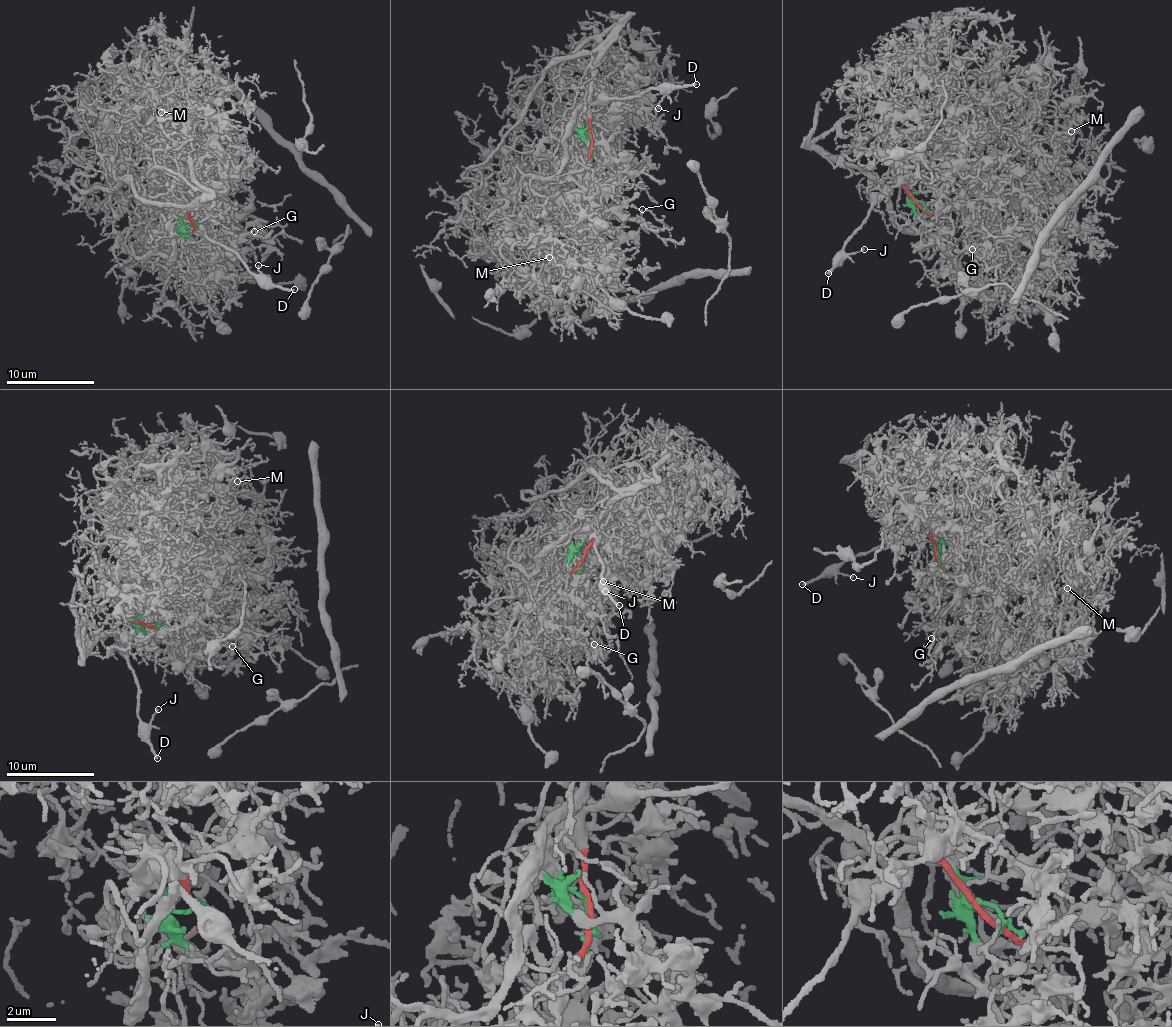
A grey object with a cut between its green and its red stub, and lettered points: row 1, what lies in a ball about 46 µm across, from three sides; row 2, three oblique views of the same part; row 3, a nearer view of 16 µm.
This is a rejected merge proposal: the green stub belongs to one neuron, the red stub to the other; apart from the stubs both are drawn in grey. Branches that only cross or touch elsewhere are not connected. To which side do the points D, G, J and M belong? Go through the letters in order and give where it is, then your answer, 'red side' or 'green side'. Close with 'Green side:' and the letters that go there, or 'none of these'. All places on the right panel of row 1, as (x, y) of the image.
D: (828, 273) | red side
G: (972, 249) | green side
J: (864, 249) | red side
M: (1071, 131) | green side
Green side: G, M

